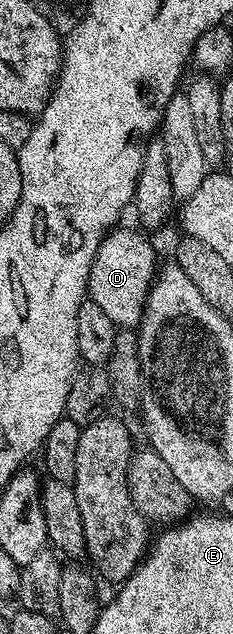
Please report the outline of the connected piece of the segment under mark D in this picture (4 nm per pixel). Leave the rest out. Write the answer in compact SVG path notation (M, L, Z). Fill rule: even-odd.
M117 227L104 236L104 242L92 260L88 280L88 297L124 331L132 331L139 326L148 292L152 290L158 272L155 247L143 237L145 234L139 228L136 229Z

